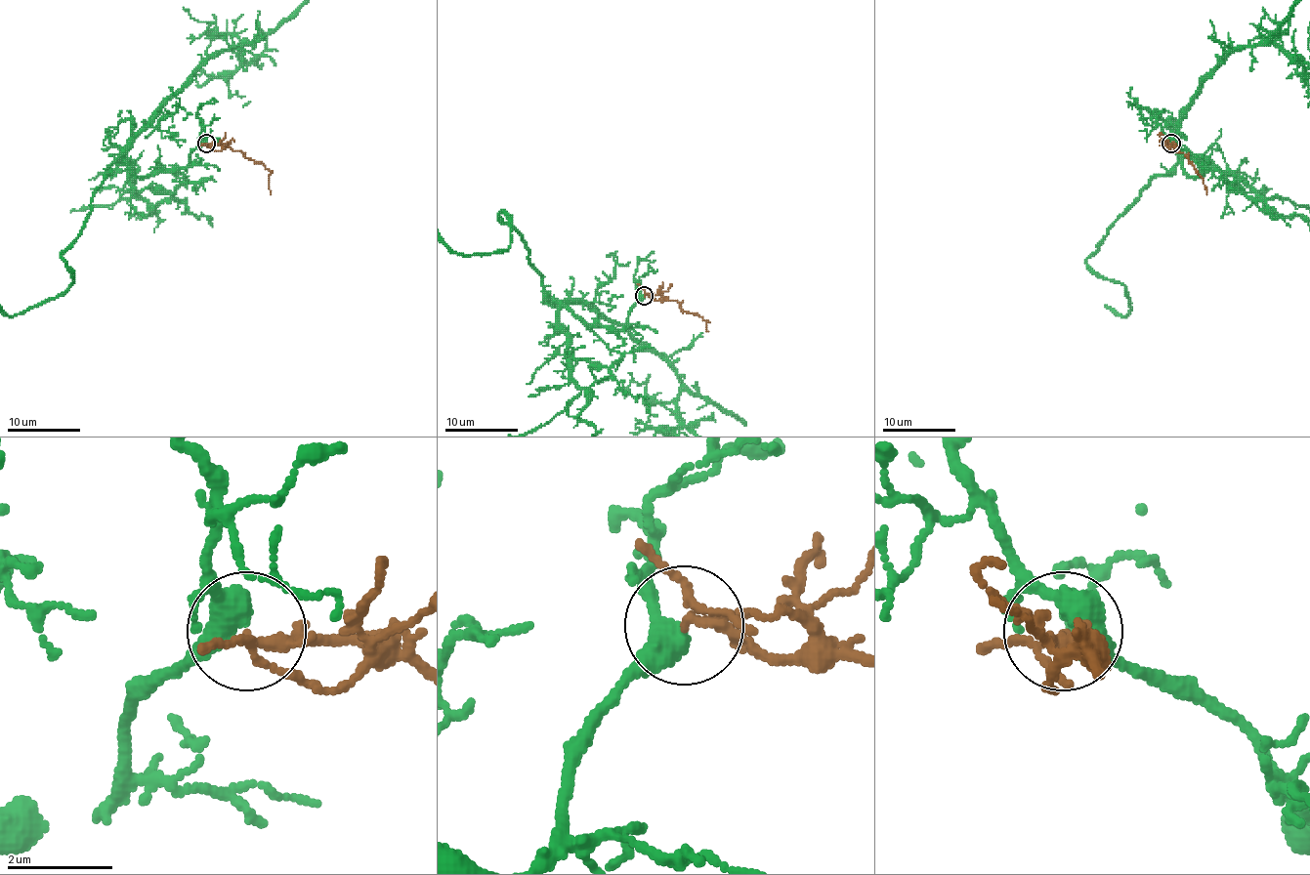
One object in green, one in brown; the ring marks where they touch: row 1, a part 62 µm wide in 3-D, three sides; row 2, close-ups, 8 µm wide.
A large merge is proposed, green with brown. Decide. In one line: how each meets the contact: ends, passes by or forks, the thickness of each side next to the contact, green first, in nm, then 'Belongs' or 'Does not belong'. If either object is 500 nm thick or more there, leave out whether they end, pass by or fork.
At the ring green passes by. At the ring brown forks. Thickness 440 nm (green) against 140 nm. Belongs

